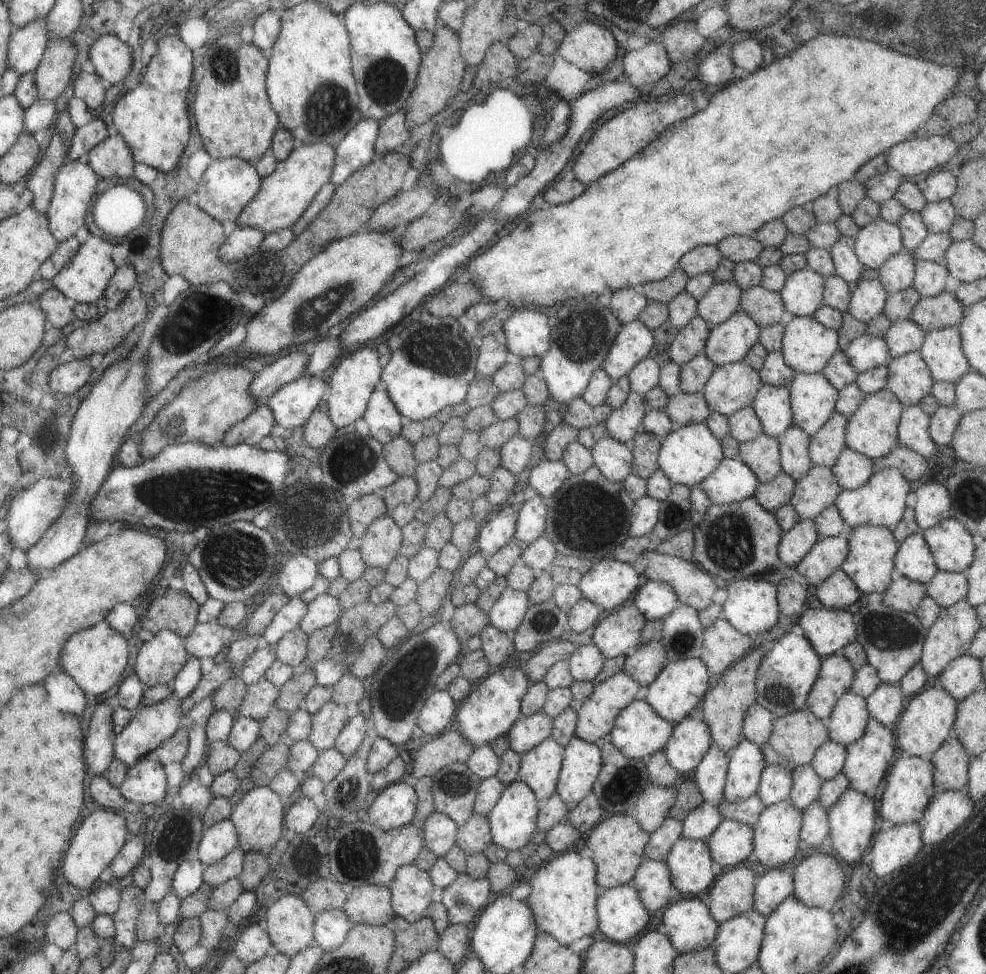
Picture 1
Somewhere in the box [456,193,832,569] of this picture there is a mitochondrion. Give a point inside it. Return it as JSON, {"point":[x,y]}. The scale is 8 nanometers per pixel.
{"point":[599,515]}

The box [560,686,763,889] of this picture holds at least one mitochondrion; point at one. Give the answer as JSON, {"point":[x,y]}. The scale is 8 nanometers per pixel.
{"point":[622,785]}

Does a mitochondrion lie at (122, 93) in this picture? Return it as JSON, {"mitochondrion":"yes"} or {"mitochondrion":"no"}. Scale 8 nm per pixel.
{"mitochondrion":"no"}

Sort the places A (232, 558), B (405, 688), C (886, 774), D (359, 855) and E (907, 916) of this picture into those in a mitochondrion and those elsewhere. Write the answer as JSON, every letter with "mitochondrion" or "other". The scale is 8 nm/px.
{"A":"mitochondrion","B":"mitochondrion","C":"other","D":"mitochondrion","E":"mitochondrion"}

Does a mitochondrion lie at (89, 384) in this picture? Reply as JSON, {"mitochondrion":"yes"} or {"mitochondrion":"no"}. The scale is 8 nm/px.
{"mitochondrion":"no"}

